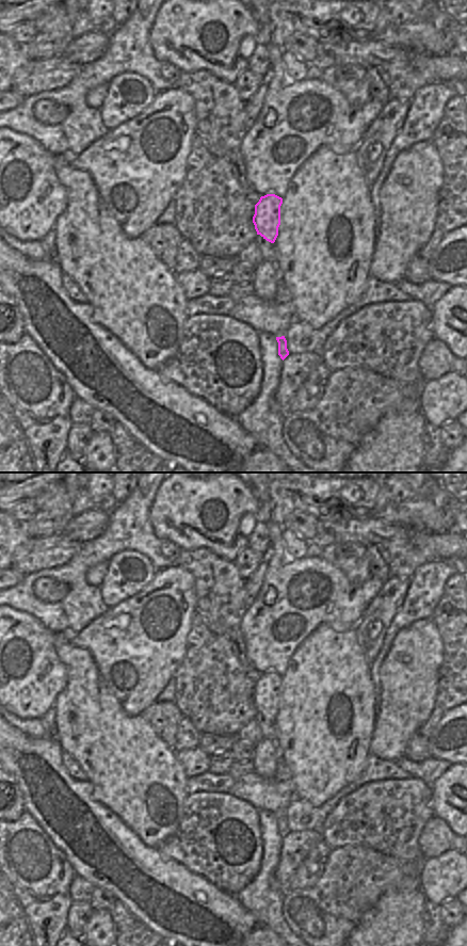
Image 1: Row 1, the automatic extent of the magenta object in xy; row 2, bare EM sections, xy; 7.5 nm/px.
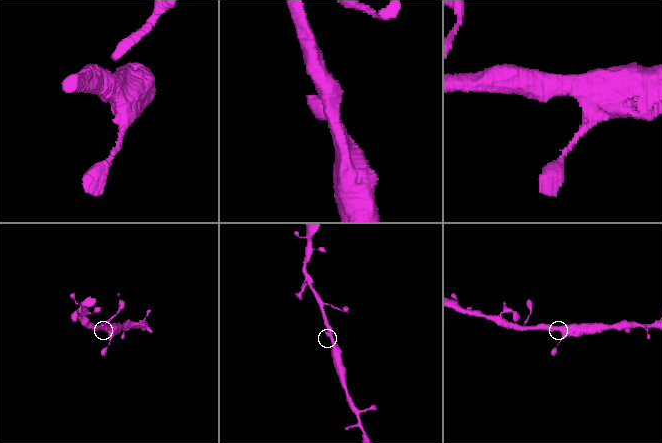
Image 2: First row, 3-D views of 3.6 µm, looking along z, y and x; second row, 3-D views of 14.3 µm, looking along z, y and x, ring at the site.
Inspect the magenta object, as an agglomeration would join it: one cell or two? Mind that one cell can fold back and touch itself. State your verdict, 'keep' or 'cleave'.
keep

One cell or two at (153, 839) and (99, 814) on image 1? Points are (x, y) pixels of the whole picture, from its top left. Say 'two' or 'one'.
two

